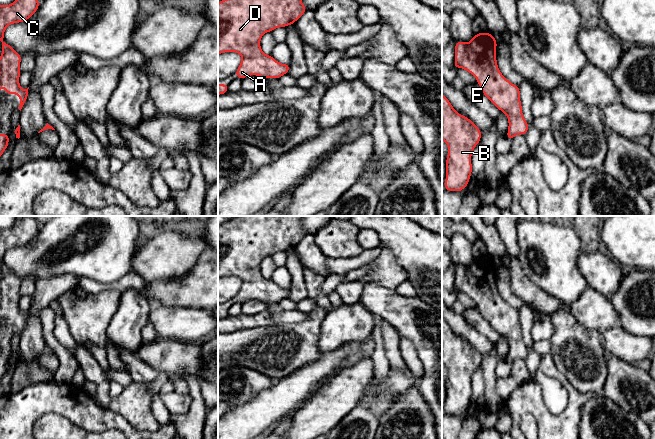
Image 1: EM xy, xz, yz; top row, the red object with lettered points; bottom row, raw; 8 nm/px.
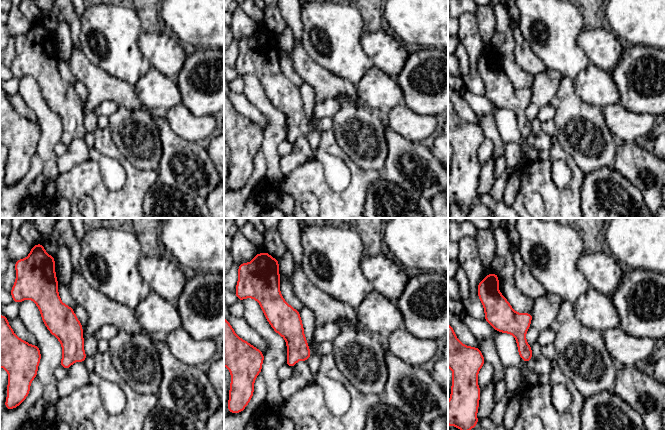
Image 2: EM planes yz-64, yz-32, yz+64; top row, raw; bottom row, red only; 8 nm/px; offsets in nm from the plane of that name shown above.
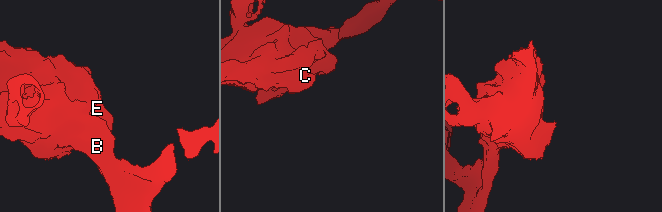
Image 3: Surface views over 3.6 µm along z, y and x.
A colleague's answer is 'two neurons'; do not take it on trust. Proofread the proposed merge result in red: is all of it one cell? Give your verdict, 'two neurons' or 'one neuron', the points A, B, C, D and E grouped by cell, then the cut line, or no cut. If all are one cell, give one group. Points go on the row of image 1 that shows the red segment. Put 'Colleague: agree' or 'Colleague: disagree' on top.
Colleague: disagree
one neuron; A B C D E; no cut

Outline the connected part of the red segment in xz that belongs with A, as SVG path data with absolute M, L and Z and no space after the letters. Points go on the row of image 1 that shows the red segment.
M222 0L218 3L218 54L236 52L242 56L236 78L257 75L279 79L288 74L290 64L279 63L271 55L264 54L261 37L276 28L293 25L306 11L301 0Z

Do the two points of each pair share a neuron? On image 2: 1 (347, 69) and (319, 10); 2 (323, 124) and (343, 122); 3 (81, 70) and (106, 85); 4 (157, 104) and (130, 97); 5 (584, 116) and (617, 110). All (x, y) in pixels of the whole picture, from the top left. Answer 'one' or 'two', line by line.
1: one
2: two
3: one
4: two
5: two

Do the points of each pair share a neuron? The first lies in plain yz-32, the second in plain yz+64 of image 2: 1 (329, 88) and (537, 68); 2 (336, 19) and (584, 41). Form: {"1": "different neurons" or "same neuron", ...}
{"1": "same neuron", "2": "different neurons"}

